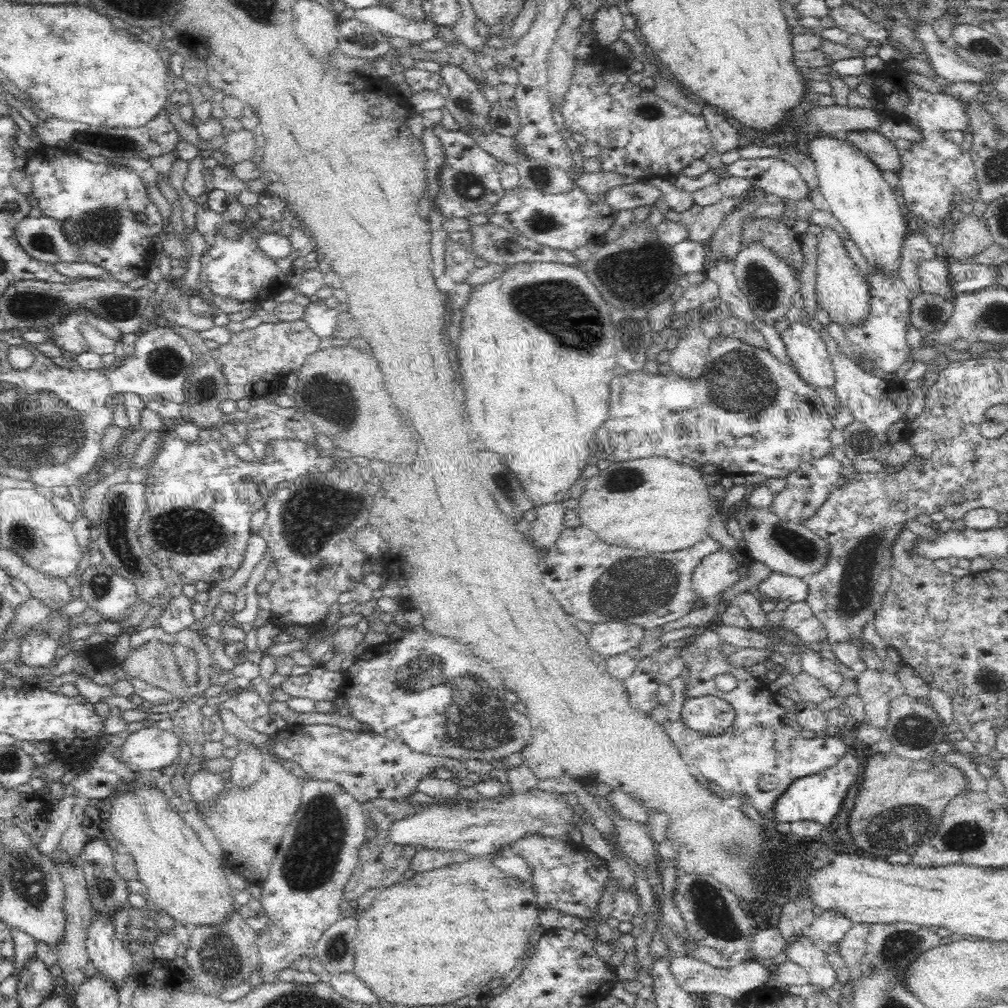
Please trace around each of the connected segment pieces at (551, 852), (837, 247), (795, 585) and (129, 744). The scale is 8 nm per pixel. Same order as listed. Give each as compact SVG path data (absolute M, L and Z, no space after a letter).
M538 834L521 836L509 853L524 857L532 869L532 883L539 908L554 908L564 915L590 919L598 912L606 880L613 878L607 862L587 847Z
M828 226L822 228L822 234L817 237L817 255L818 307L826 310L829 320L838 323L842 330L852 323L864 322L870 308L869 285L844 247L842 238Z
M772 571L768 578L757 584L757 590L766 598L798 602L805 600L809 586L806 579Z
M144 727L128 734L128 738L116 752L118 761L128 764L137 774L143 771L161 770L170 767L178 760L181 738L172 730L162 730L158 727Z

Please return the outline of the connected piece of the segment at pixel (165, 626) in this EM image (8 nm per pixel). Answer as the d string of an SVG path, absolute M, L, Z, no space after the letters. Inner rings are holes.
M183 593L178 597L172 598L168 608L156 620L158 627L168 634L175 635L185 629L189 629L196 622L192 610L193 602L193 599L186 597Z

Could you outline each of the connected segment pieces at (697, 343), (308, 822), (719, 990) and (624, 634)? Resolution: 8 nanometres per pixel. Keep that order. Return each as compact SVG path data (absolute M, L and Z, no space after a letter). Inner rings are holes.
M699 325L684 329L676 347L670 351L667 361L670 371L687 381L700 378L706 368L710 343Z
M314 778L305 782L300 808L296 811L294 820L284 830L266 880L259 883L262 888L260 901L268 920L256 939L263 983L276 982L278 972L290 967L298 956L304 955L310 959L315 956L313 947L316 941L327 928L341 920L342 910L338 905L343 900L346 883L359 863L359 846L364 843L366 819L361 803L336 782L323 782Z
M671 955L670 971L672 971L678 986L690 994L706 992L707 994L727 996L732 1000L738 1000L741 995L756 988L771 985L773 977L769 969L762 965L762 961L755 959L732 963L726 968L715 968L709 963L694 959L691 956Z
M604 621L596 624L586 636L590 651L608 658L634 649L640 645L645 634L646 630L636 624Z

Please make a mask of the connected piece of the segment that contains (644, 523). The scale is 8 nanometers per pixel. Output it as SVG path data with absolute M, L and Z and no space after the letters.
M652 457L626 462L612 461L608 468L587 479L576 509L581 525L592 530L602 542L642 553L676 552L682 548L690 548L692 544L698 544L709 536L714 507L708 488L700 470L672 459Z

